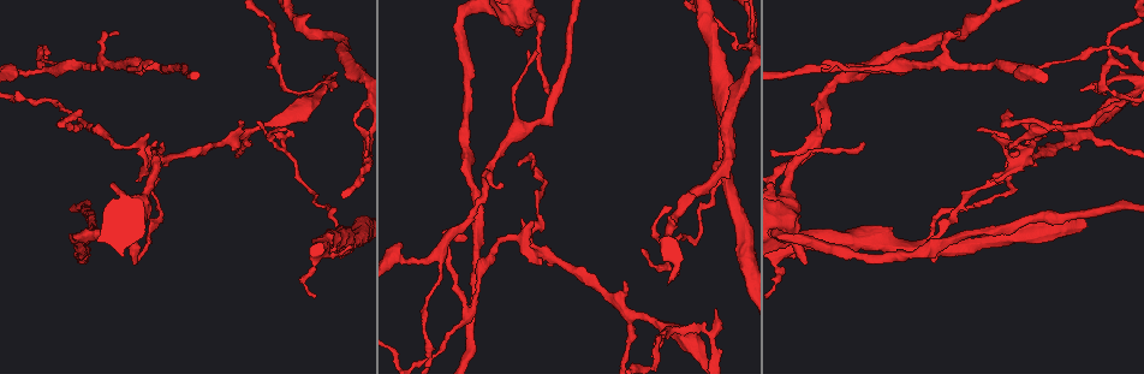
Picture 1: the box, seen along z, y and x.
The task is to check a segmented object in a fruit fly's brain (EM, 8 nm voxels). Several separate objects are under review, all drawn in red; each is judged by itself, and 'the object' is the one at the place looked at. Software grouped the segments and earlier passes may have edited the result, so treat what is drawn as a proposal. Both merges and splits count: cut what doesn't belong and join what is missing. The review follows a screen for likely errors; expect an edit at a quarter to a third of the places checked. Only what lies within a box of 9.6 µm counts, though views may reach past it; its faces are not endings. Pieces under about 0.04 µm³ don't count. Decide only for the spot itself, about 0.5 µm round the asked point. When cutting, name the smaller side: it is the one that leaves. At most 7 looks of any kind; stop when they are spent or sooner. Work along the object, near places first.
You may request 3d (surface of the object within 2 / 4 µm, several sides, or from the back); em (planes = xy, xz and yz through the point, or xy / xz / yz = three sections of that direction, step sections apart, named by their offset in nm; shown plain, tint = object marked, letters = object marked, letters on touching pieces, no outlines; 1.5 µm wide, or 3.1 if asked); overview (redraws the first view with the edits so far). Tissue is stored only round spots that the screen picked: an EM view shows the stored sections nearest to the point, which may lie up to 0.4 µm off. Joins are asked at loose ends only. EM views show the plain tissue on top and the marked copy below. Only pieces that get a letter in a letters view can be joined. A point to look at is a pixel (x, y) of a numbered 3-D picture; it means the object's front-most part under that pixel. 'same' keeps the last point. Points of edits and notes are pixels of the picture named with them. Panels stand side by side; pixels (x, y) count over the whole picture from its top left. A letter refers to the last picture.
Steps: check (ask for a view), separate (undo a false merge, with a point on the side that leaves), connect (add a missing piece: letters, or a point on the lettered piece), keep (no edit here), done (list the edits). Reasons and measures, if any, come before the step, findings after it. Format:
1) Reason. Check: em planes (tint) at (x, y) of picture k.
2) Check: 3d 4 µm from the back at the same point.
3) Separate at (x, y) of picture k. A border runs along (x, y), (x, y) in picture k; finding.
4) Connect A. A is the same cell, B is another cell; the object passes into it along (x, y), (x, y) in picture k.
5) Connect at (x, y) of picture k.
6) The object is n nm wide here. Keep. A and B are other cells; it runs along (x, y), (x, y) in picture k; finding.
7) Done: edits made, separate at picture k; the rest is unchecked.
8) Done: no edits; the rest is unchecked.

Branch stops here. Check: em planes (letters) at (148, 136) of picture 1.

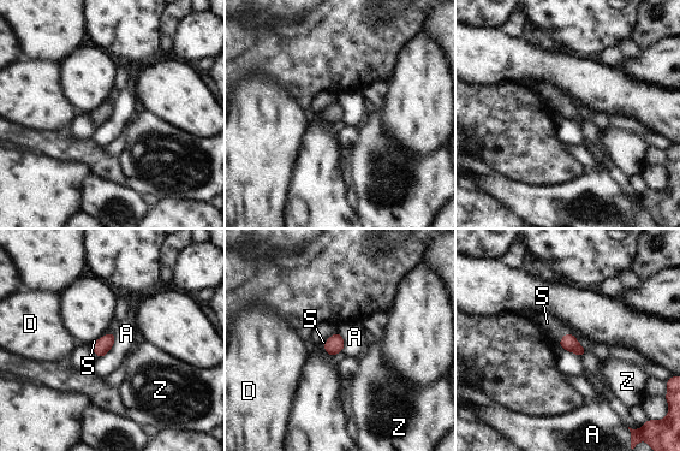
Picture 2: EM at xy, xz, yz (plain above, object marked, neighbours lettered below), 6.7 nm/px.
Connect S. S is the same cell, A, D and Z are other cells; the object passes into it along (568, 342), (564, 336), (547, 322) in picture 2; the neuron continues.

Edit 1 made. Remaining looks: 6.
Redraw. Check: overview.

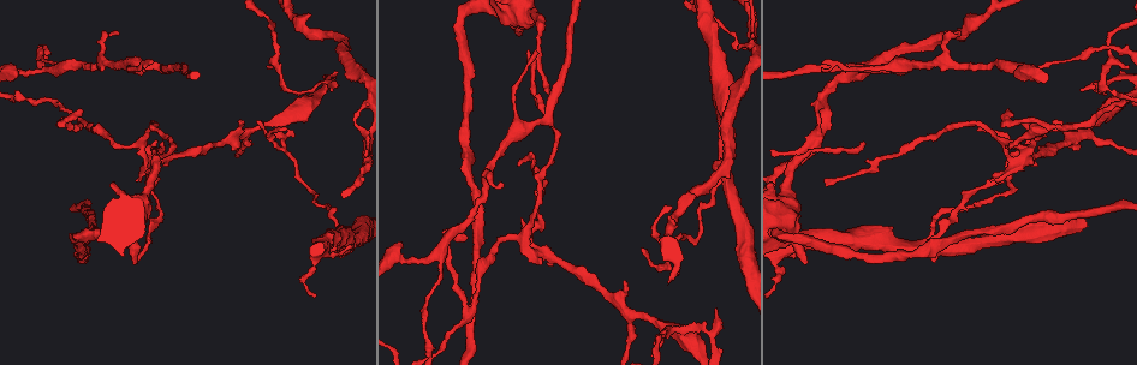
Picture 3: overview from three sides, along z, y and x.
A narrow waist. Check: em planes (tint) at (209, 147) of picture 3.

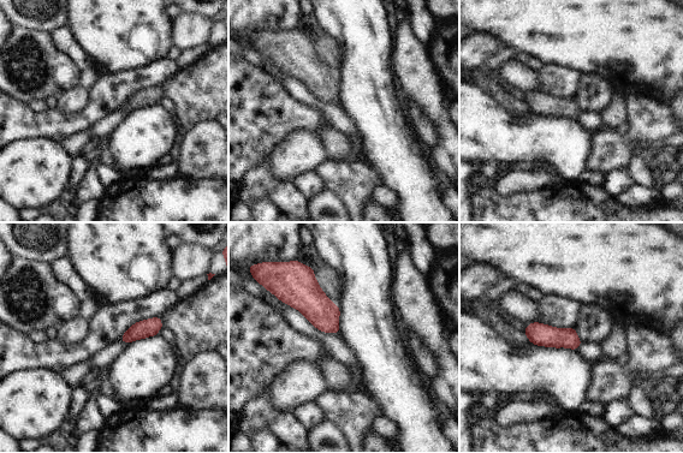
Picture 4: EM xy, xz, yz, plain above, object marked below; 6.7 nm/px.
See the neighbours. Check: em planes (letters) at the same point.

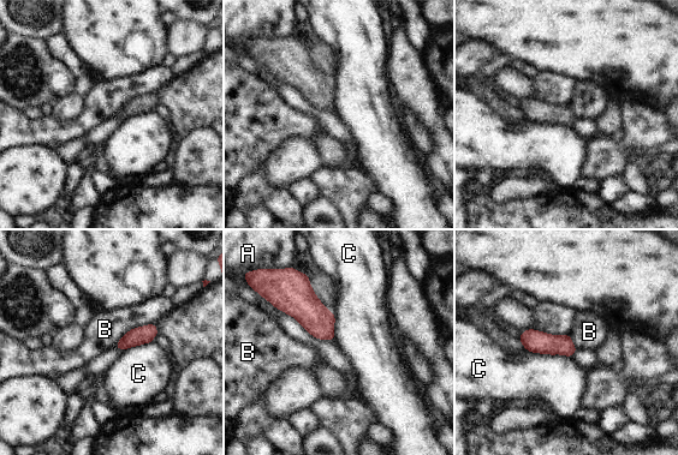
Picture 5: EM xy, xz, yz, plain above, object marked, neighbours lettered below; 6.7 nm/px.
The object is 150 nm wide here. Keep. A, B and C are other cells; a border runs along (525, 348), (533, 352), (572, 357) in picture 5; continuous, no second neuron.

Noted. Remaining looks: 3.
Sharp bend. Check: em xz step 8 (tint) at (88, 123) of picture 3.

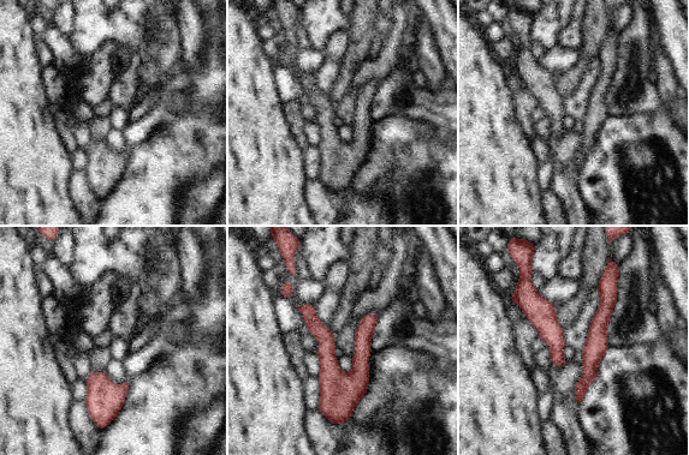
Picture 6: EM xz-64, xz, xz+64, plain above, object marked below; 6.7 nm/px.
What lies round it. Check: em xz step 8 (letters) at the same point.

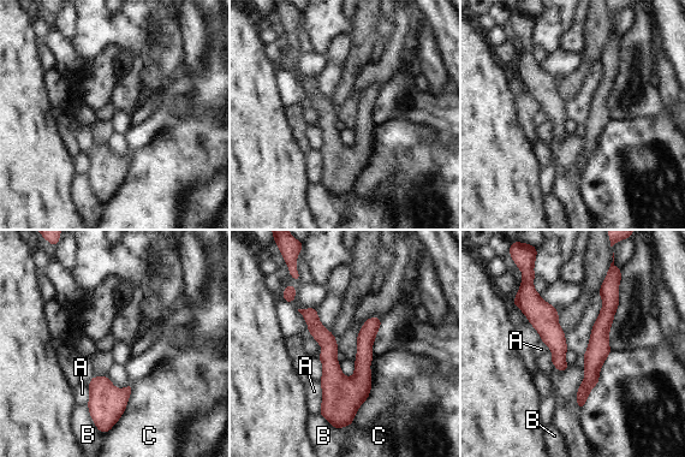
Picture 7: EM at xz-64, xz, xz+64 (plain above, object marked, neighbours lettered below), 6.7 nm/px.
The object is 120 nm wide here; the longest contact is with C, 320 nm. Keep. A, B and C are other cells; all the same neuron.

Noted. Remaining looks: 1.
Done: edits made, connect at picture 2; the rest is unchecked.

